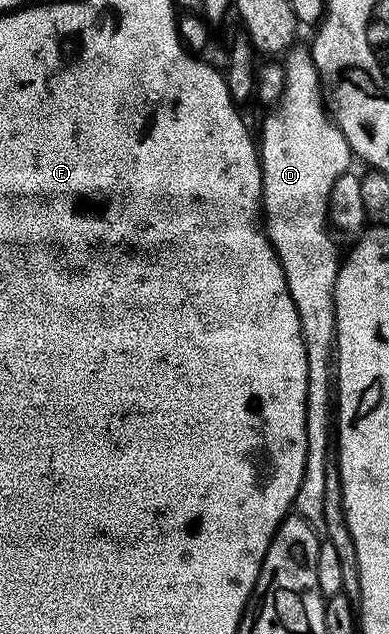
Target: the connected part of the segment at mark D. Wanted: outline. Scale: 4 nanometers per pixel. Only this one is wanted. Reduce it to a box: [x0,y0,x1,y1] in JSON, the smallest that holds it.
[260,46,352,522]

